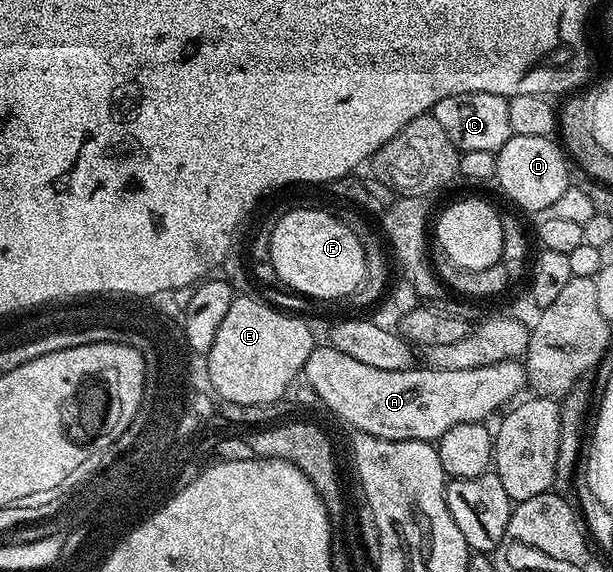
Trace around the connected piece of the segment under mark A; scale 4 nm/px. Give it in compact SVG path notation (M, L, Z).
M324 344L317 345L310 352L302 371L302 378L306 386L313 390L319 404L321 402L326 409L333 410L346 425L352 426L353 431L368 433L370 436L385 438L388 441L410 440L430 443L435 443L451 426L488 420L495 410L503 411L517 397L515 394L526 386L526 370L519 361L499 362L462 371L423 369L386 372L386 368L370 368L370 364L361 364L359 360L354 360L354 356L346 356L330 344Z

